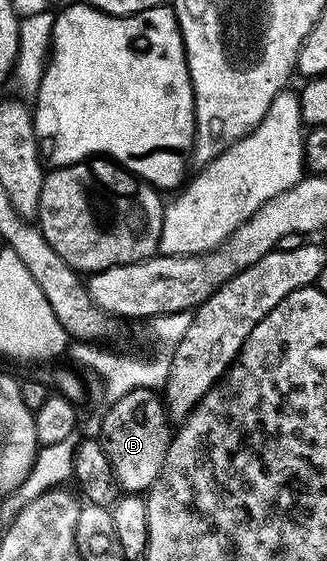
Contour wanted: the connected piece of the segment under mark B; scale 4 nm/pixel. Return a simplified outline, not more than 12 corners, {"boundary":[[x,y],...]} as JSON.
{"boundary":[[163,396],[113,400],[100,442],[123,492],[145,493],[172,438]]}

